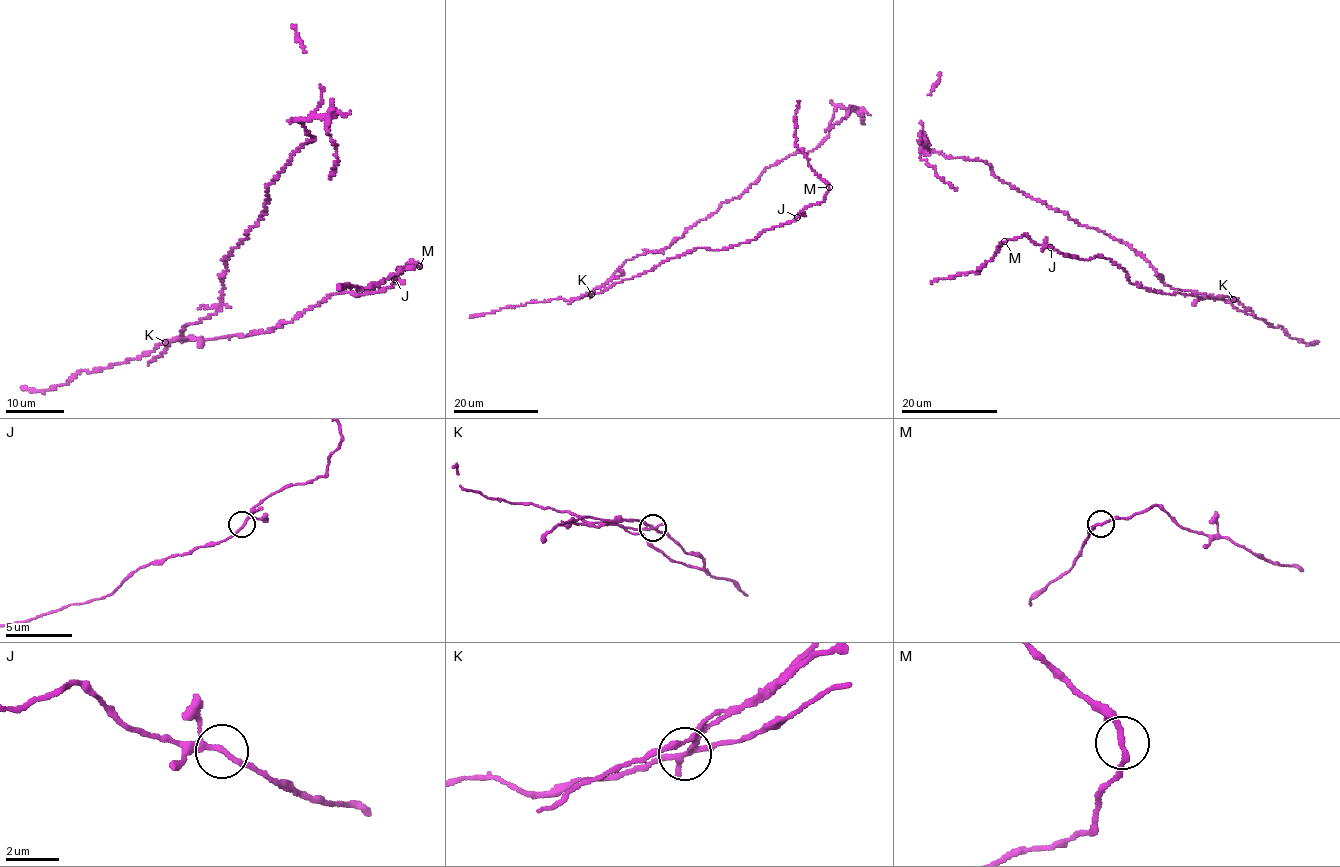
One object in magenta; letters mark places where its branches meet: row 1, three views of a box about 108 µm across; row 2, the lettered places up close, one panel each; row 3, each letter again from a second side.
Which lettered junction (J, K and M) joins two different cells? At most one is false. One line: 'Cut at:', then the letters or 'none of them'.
Cut at: K

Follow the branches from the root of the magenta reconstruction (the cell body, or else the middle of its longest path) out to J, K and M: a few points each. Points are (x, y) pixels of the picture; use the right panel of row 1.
J: (1215, 298), (1230, 298), (1148, 290), (1128, 282), (1125, 272), (1109, 259), (1072, 257), (1050, 247)
K: (1215, 298), (1233, 300)
M: (1215, 298), (1230, 298), (1148, 290), (1128, 282), (1125, 272), (1104, 257), (1066, 255), (1022, 235), (1004, 241)

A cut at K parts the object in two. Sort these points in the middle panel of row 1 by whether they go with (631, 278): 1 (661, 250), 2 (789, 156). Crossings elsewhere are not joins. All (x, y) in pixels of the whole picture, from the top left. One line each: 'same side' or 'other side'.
1: other side
2: other side

